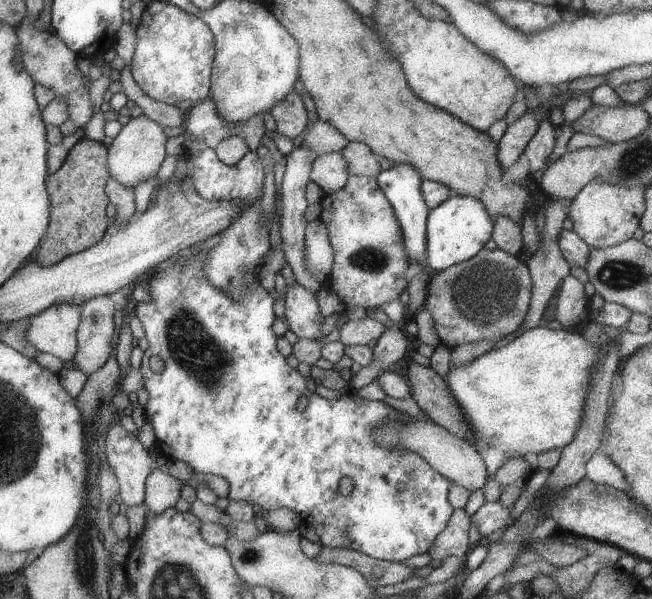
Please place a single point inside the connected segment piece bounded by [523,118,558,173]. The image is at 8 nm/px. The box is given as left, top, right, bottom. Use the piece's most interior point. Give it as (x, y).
(539, 149)

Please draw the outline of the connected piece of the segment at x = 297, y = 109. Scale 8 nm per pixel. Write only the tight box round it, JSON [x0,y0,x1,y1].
[269,92,308,139]

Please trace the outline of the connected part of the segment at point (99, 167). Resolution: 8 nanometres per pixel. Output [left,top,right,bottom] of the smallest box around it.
[34,139,111,266]

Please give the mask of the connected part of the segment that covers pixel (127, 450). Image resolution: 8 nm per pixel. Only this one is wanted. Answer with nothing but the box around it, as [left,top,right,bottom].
[105,423,159,506]

